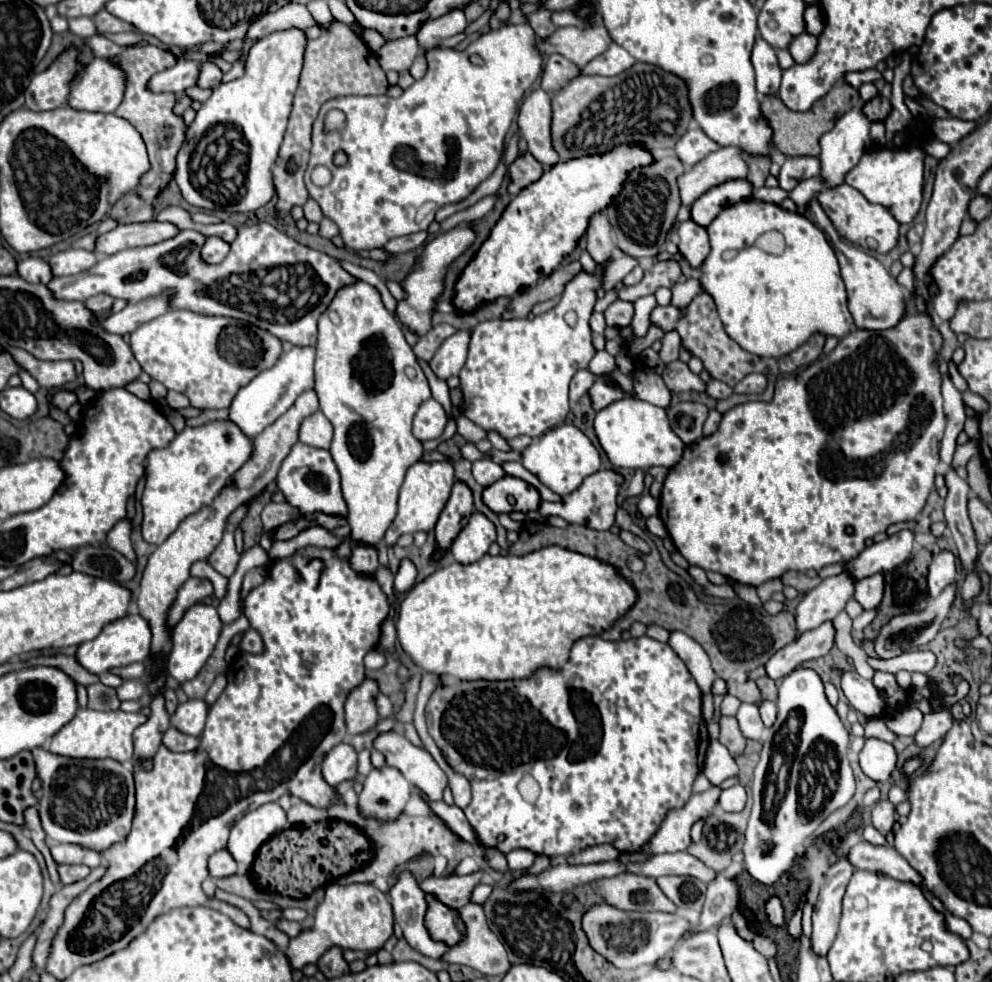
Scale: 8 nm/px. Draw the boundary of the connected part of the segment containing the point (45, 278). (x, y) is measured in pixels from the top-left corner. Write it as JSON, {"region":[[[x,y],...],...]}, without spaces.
{"region":[[[26,258],[22,262],[18,262],[18,274],[32,284],[48,284],[52,280],[52,272],[50,272],[50,264],[42,258]]]}

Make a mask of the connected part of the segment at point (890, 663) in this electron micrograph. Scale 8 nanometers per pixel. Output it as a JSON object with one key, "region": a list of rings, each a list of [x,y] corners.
{"region":[[[914,650],[914,652],[904,652],[902,656],[894,656],[890,660],[882,660],[882,658],[876,658],[876,656],[870,656],[868,658],[868,664],[874,668],[874,670],[880,670],[880,672],[890,672],[890,674],[896,674],[900,670],[906,670],[906,672],[930,672],[934,666],[936,666],[936,656],[932,652],[922,652],[922,650]]]}

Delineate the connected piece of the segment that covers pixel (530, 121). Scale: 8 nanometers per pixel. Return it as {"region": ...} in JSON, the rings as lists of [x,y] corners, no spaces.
{"region":[[[538,88],[522,102],[518,126],[522,136],[528,142],[530,154],[538,162],[554,166],[560,162],[560,156],[558,152],[554,152],[554,146],[550,140],[550,120],[552,120],[550,96],[542,88]]]}

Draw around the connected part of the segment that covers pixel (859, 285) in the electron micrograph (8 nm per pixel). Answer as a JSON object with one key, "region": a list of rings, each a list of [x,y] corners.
{"region":[[[812,198],[806,204],[804,216],[824,232],[828,244],[836,252],[836,258],[842,268],[842,278],[844,278],[844,284],[848,290],[848,308],[854,318],[854,324],[858,328],[866,328],[866,330],[884,330],[884,328],[896,326],[904,314],[904,302],[906,302],[904,288],[900,288],[900,284],[890,276],[890,272],[874,256],[870,256],[868,252],[864,252],[852,244],[842,244],[842,238],[838,236],[830,218],[818,204],[818,198]]]}

